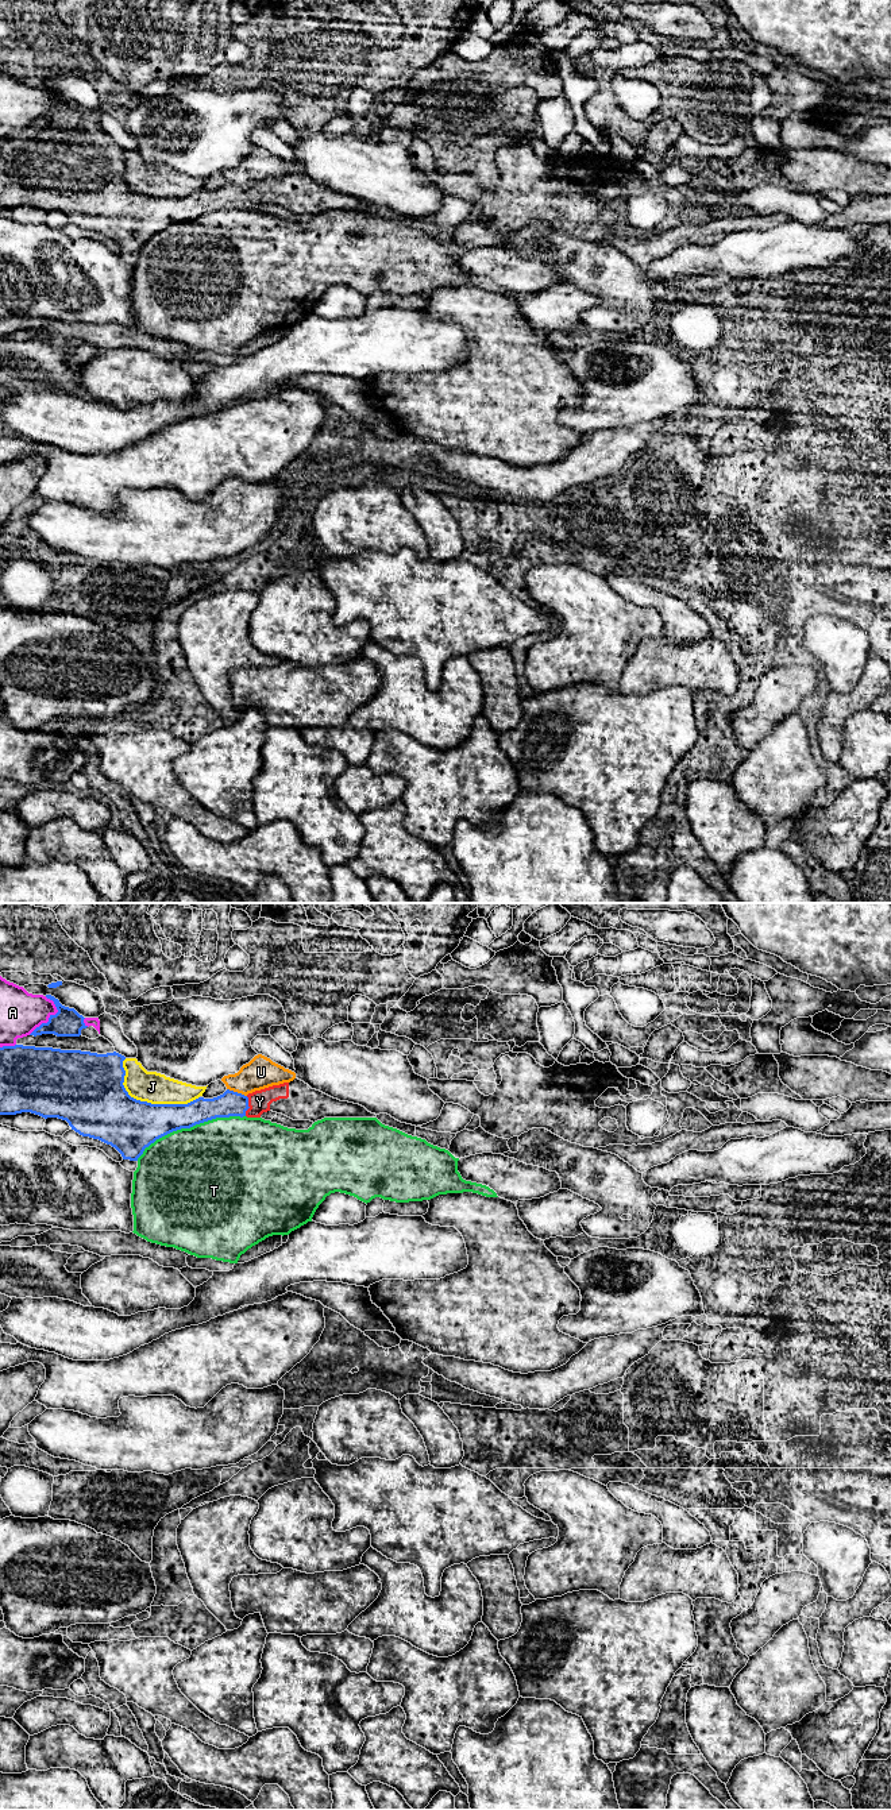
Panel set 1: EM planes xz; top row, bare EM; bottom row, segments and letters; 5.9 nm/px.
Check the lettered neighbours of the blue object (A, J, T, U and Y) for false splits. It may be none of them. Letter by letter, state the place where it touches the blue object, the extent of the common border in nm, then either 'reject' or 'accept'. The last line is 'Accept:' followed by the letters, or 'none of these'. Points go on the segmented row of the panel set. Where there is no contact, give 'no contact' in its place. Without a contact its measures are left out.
A: xz (49, 1019) | 260 nm | reject
J: xz (146, 1102) | 500 nm | reject
T: xz (189, 1127) | 700 nm | reject
U: xz (236, 1092) | 130 nm | reject
Y: xz (247, 1106) | 120 nm | accept
Accept: Y

